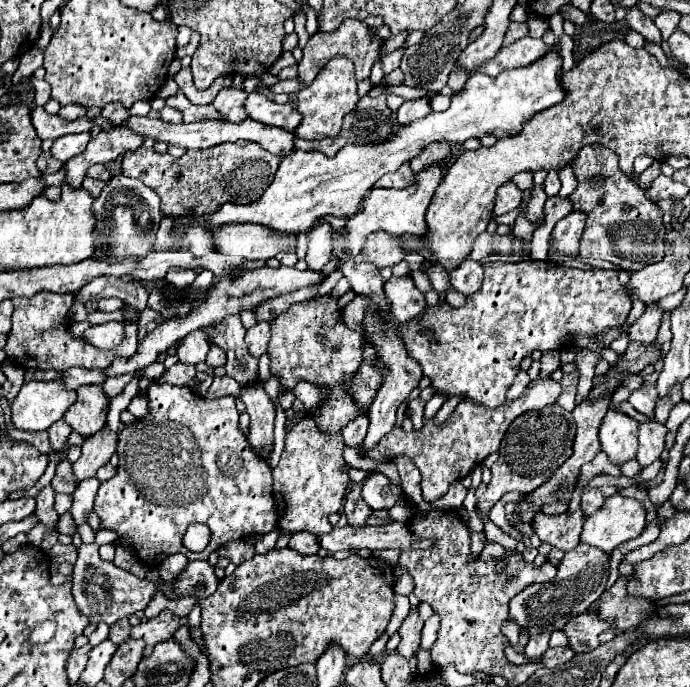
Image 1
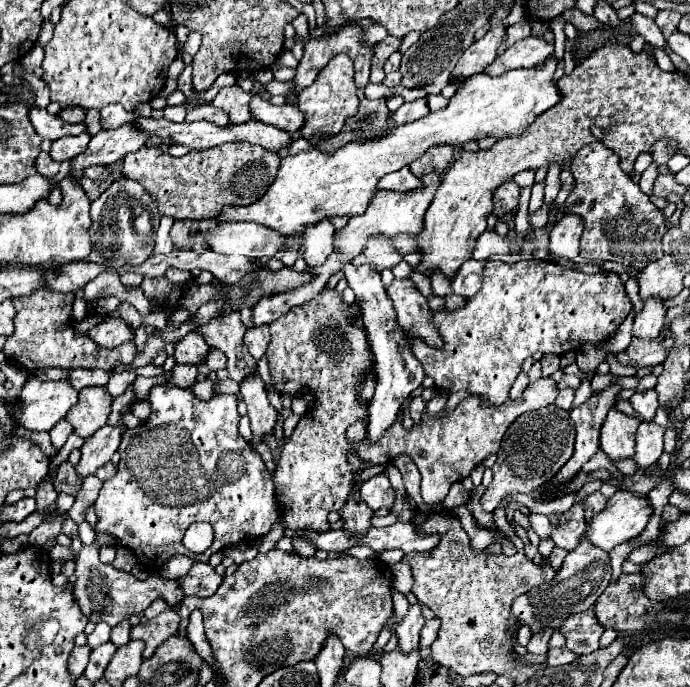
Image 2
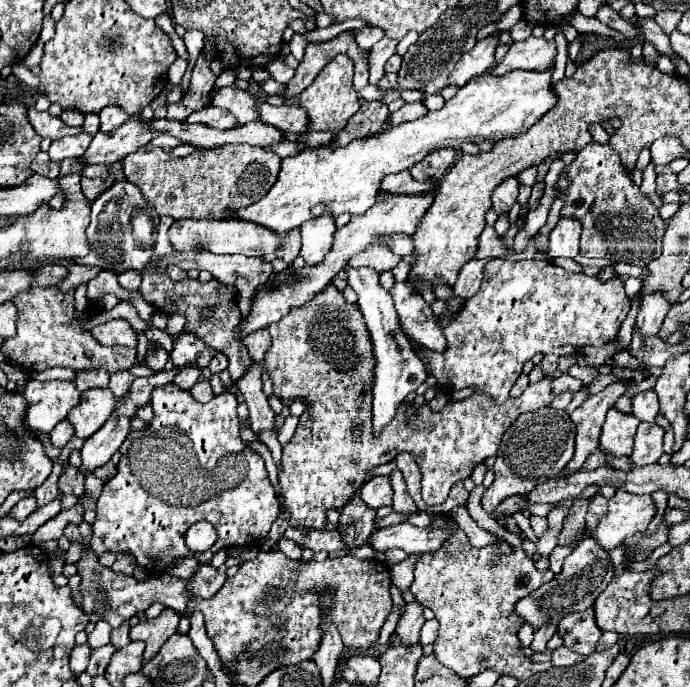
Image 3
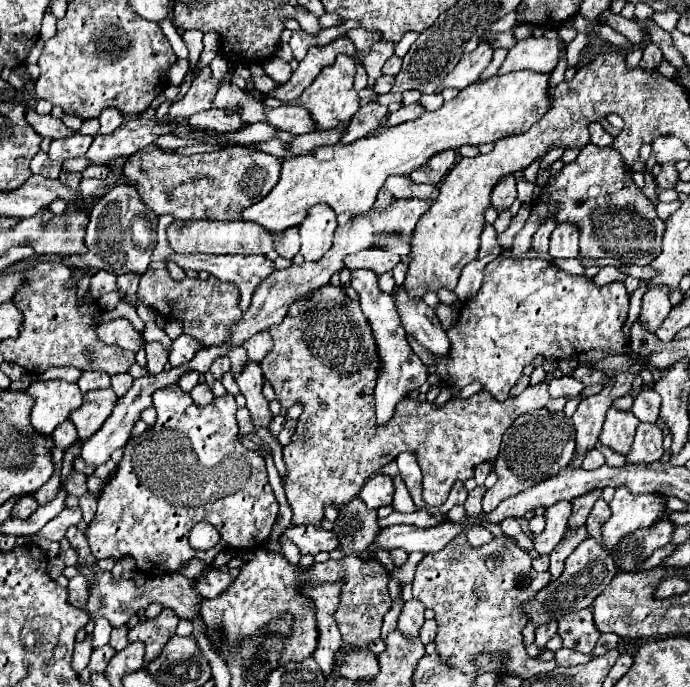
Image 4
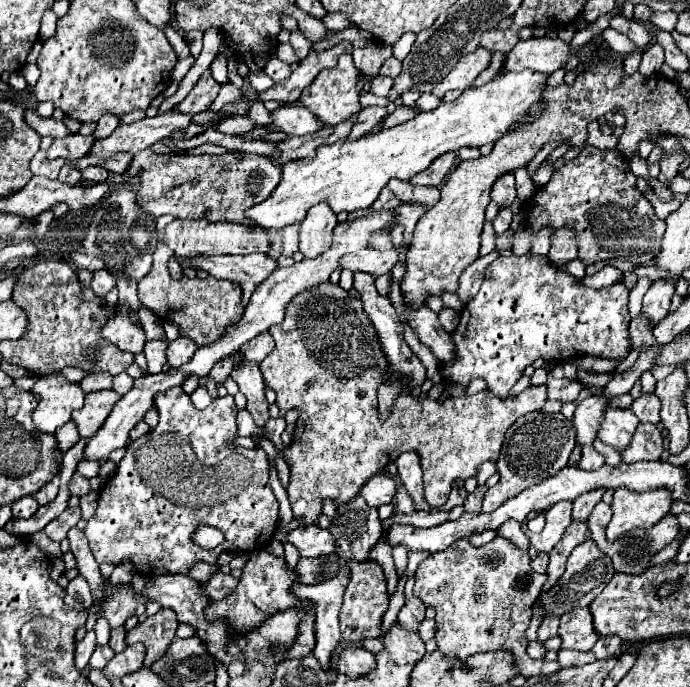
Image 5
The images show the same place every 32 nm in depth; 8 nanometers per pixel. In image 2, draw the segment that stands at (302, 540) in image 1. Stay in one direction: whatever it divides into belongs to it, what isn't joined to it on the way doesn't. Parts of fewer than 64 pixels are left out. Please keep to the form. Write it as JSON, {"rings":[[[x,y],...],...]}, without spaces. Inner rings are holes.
{"rings":[[[292,538],[292,544],[296,548],[298,554],[304,558],[310,558],[316,553],[315,548],[308,542],[307,538]]]}

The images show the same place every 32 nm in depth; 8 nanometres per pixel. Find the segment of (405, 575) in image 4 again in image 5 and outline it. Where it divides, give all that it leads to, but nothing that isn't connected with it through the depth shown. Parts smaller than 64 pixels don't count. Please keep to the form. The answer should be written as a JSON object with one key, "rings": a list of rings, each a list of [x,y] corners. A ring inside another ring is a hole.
{"rings":[[[410,552],[410,562],[408,562],[408,568],[406,568],[408,578],[410,578],[410,576],[414,576],[414,572],[416,572],[418,564],[420,564],[422,560],[426,560],[428,556],[430,556],[430,552]]]}

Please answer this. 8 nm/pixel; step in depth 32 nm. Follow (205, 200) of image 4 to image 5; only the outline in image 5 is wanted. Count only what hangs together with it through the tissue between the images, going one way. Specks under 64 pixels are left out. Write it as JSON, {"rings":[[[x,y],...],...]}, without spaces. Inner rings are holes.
{"rings":[[[146,148],[134,156],[132,166],[128,168],[128,174],[140,176],[142,182],[136,186],[136,202],[140,204],[140,208],[144,212],[148,212],[154,218],[158,218],[162,214],[172,214],[176,218],[188,218],[188,220],[206,218],[210,222],[238,222],[238,224],[246,224],[246,226],[254,228],[256,224],[252,220],[248,220],[244,216],[244,212],[252,206],[260,204],[274,192],[274,188],[280,182],[282,170],[272,160],[268,160],[268,156],[254,156],[254,154],[246,154],[246,152],[242,152],[242,158],[236,158],[234,154],[220,154],[220,156],[164,154],[164,156],[158,156],[158,154],[152,154],[150,148]]]}

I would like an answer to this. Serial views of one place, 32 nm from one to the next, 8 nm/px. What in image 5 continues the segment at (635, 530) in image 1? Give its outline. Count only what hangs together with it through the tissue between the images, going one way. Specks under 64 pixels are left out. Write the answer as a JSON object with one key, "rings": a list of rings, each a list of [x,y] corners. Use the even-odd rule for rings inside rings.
{"rings":[[[618,488],[614,492],[612,522],[606,528],[608,540],[616,540],[622,532],[634,528],[650,528],[670,514],[674,498],[668,488],[656,488],[648,492],[628,492],[628,488]]]}

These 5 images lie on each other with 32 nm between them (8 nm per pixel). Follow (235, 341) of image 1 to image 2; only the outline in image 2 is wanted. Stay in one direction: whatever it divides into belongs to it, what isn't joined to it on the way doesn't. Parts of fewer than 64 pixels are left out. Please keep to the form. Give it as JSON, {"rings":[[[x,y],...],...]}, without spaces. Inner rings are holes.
{"rings":[[[230,312],[228,316],[220,316],[220,320],[210,320],[208,324],[204,324],[204,328],[196,328],[196,332],[200,332],[204,336],[204,340],[208,342],[210,348],[218,348],[218,350],[222,350],[226,354],[226,358],[228,358],[226,370],[228,370],[230,378],[238,380],[238,382],[244,380],[248,374],[252,374],[254,368],[256,368],[256,360],[250,356],[246,344],[242,342],[244,330],[246,328],[244,328],[244,324],[240,320],[240,312]]]}

